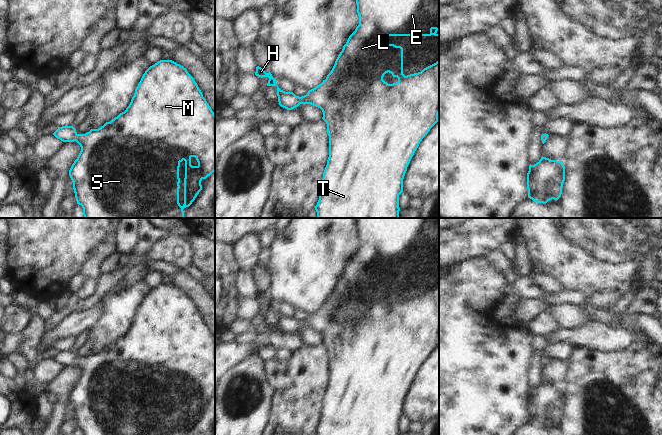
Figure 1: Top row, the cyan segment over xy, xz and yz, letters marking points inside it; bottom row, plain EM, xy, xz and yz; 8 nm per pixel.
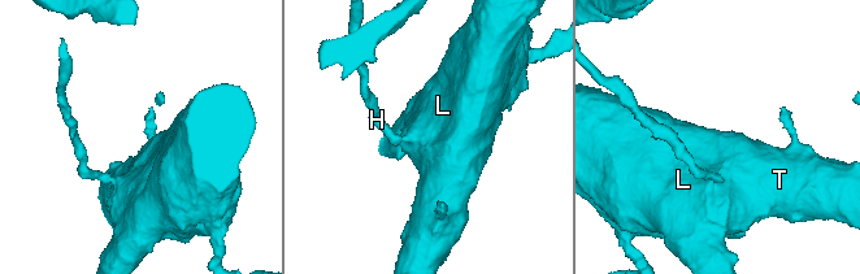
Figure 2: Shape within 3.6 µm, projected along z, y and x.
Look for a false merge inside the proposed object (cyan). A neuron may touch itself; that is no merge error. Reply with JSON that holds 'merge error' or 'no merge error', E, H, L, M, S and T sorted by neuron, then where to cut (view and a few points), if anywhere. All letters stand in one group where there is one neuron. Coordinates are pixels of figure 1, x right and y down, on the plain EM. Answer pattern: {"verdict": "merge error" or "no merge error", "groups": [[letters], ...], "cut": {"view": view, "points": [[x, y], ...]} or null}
{"verdict": "no merge error", "groups": [["E", "H", "L", "M", "S", "T"]], "cut": null}

